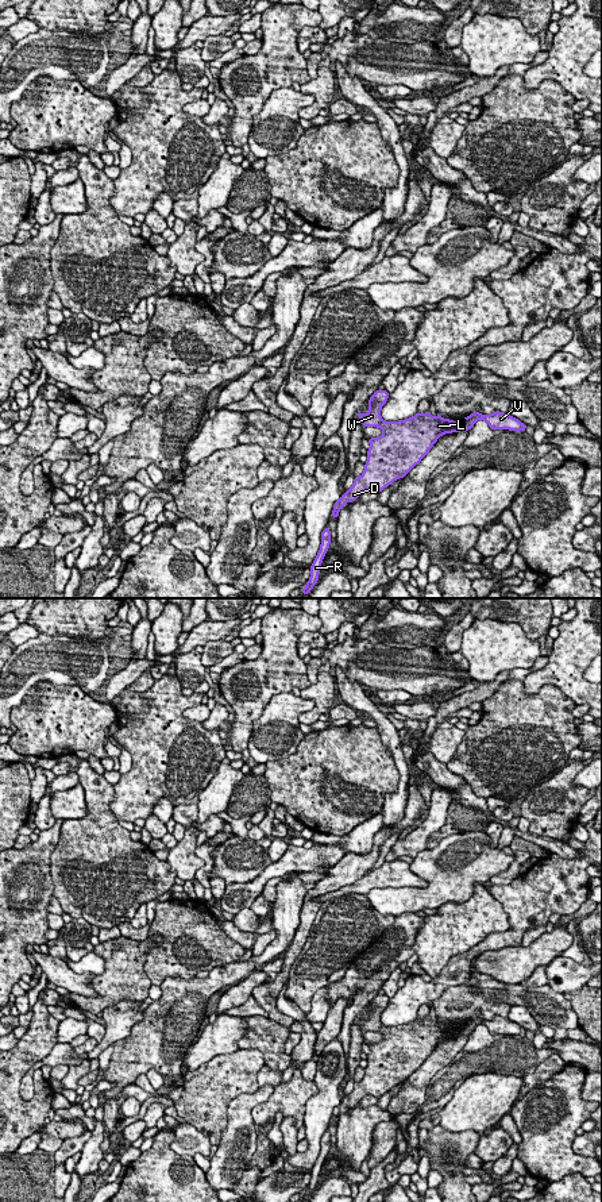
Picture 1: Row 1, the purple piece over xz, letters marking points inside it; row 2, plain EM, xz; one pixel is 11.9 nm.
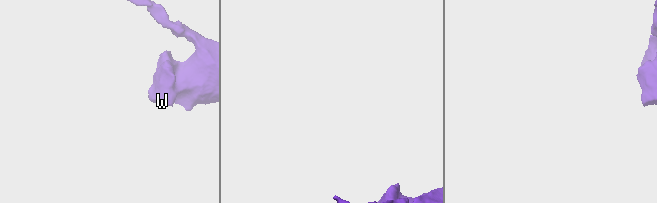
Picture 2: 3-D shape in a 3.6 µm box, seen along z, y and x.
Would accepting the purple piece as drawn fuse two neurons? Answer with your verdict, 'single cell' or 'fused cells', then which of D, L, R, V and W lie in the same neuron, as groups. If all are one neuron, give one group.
single cell; groups D L R V W

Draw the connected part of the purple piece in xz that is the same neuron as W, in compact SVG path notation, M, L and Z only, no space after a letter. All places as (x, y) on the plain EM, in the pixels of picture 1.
M377 995L367 1009L370 1014L366 1020L358 1018L362 1030L378 1032L383 1036L379 1043L370 1043L367 1067L360 1082L354 1083L354 1090L344 1097L339 1106L333 1109L332 1122L339 1122L339 1116L354 1107L366 1095L381 1098L394 1086L404 1083L429 1057L441 1040L470 1036L478 1025L485 1025L491 1035L509 1035L525 1037L526 1029L509 1018L499 1016L491 1020L474 1017L460 1026L436 1022L431 1017L416 1018L406 1025L385 1026L381 1014L389 1003L387 995Z

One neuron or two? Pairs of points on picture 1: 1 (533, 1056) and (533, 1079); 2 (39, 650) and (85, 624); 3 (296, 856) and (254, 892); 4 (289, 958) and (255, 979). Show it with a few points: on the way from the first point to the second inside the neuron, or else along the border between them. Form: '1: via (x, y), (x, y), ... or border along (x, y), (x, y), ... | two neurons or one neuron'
1: border along (556, 1052), (547, 1056), (523, 1078) | two neurons
2: border along (39, 631), (47, 635), (74, 635), (89, 639) | two neurons
3: via (285, 865), (270, 871), (261, 881) | one neuron
4: border along (265, 981), (250, 994) | two neurons

